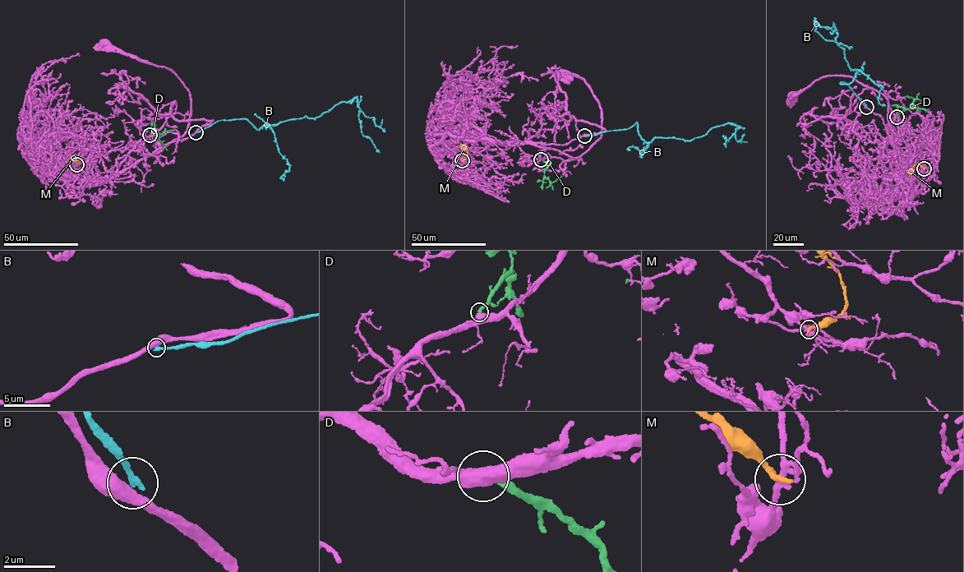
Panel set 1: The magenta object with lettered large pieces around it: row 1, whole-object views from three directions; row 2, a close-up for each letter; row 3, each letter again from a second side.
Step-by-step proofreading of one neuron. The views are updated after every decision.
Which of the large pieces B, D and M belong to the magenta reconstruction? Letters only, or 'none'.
D

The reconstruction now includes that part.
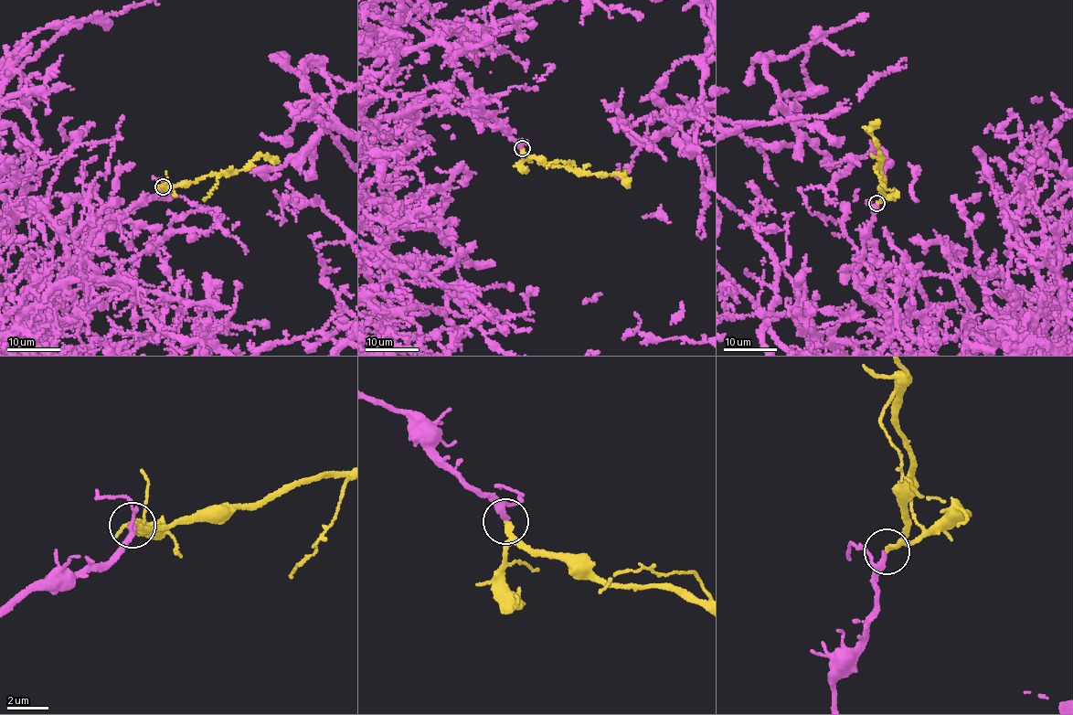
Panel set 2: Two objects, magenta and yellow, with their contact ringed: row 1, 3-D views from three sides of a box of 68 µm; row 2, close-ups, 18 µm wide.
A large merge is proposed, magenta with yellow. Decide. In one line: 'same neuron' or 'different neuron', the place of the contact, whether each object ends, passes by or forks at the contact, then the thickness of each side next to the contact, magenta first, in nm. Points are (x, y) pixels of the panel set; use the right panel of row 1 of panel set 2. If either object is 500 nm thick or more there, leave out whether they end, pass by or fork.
same neuron | (876, 203) | magenta passes by | yellow ends | 190/240 nm

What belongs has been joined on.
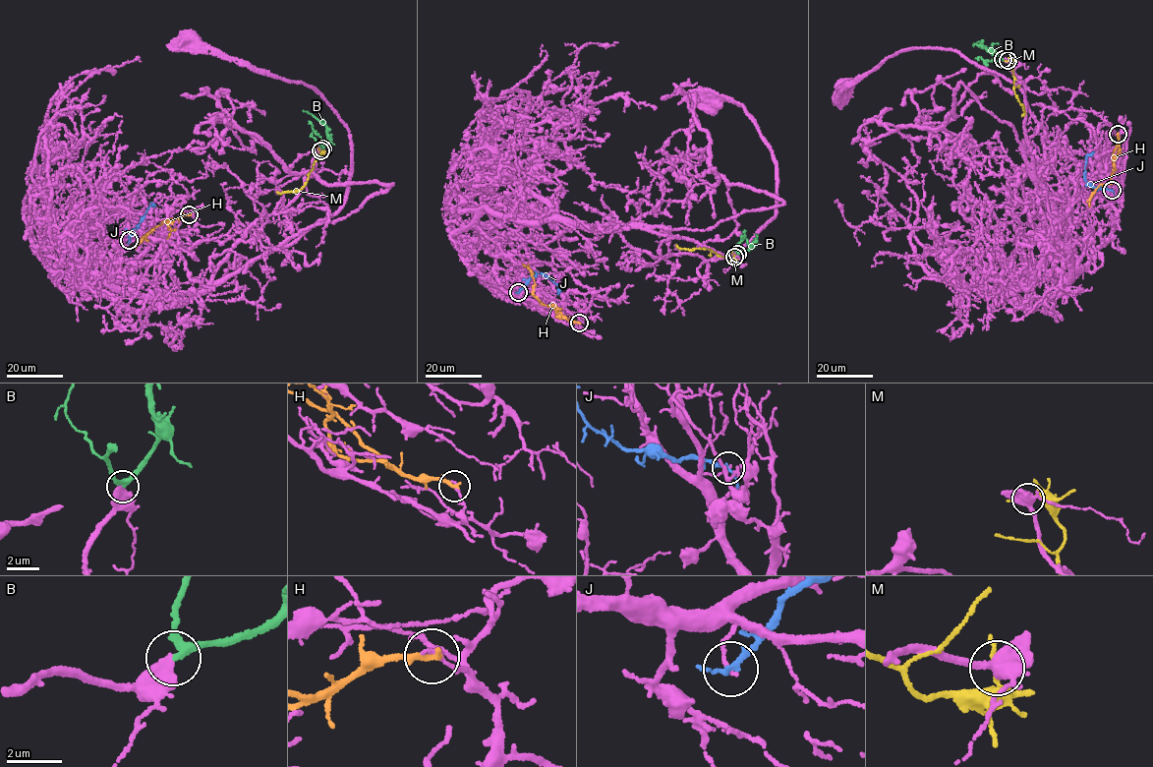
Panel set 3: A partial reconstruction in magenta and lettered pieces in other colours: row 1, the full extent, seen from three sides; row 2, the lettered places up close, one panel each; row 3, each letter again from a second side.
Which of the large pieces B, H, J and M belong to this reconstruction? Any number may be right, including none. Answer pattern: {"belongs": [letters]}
{"belongs": ["B"]}

